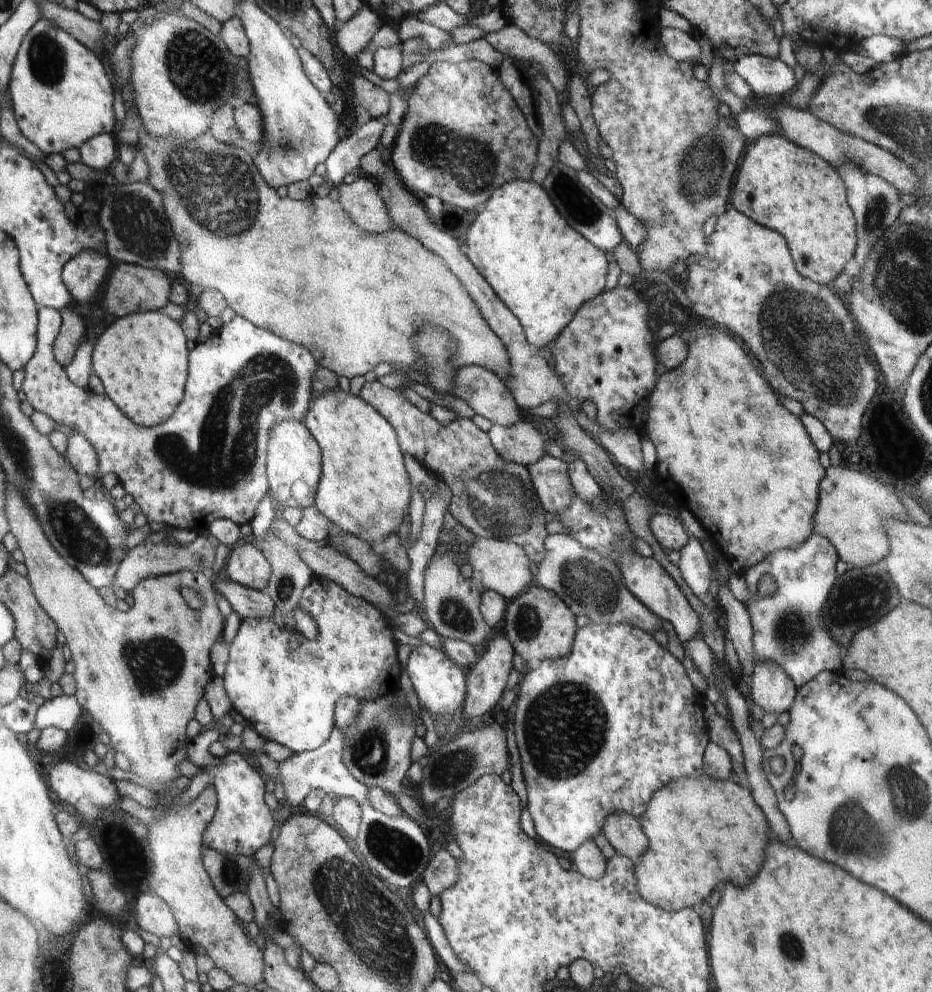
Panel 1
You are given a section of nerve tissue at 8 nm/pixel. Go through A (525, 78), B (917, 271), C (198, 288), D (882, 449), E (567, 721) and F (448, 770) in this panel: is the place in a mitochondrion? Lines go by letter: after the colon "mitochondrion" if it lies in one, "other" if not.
A: other
B: mitochondrion
C: other
D: other
E: mitochondrion
F: mitochondrion

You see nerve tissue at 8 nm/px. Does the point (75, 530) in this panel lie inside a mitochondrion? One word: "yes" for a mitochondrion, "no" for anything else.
yes

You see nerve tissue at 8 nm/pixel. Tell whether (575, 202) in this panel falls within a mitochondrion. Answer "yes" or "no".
yes

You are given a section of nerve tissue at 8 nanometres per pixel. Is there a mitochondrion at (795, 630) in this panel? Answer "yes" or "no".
yes

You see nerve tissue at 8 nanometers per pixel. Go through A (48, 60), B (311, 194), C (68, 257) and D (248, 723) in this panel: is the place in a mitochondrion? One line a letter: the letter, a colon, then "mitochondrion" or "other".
A: mitochondrion
B: other
C: other
D: other

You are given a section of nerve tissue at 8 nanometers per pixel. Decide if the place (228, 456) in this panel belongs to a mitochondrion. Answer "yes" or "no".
yes

